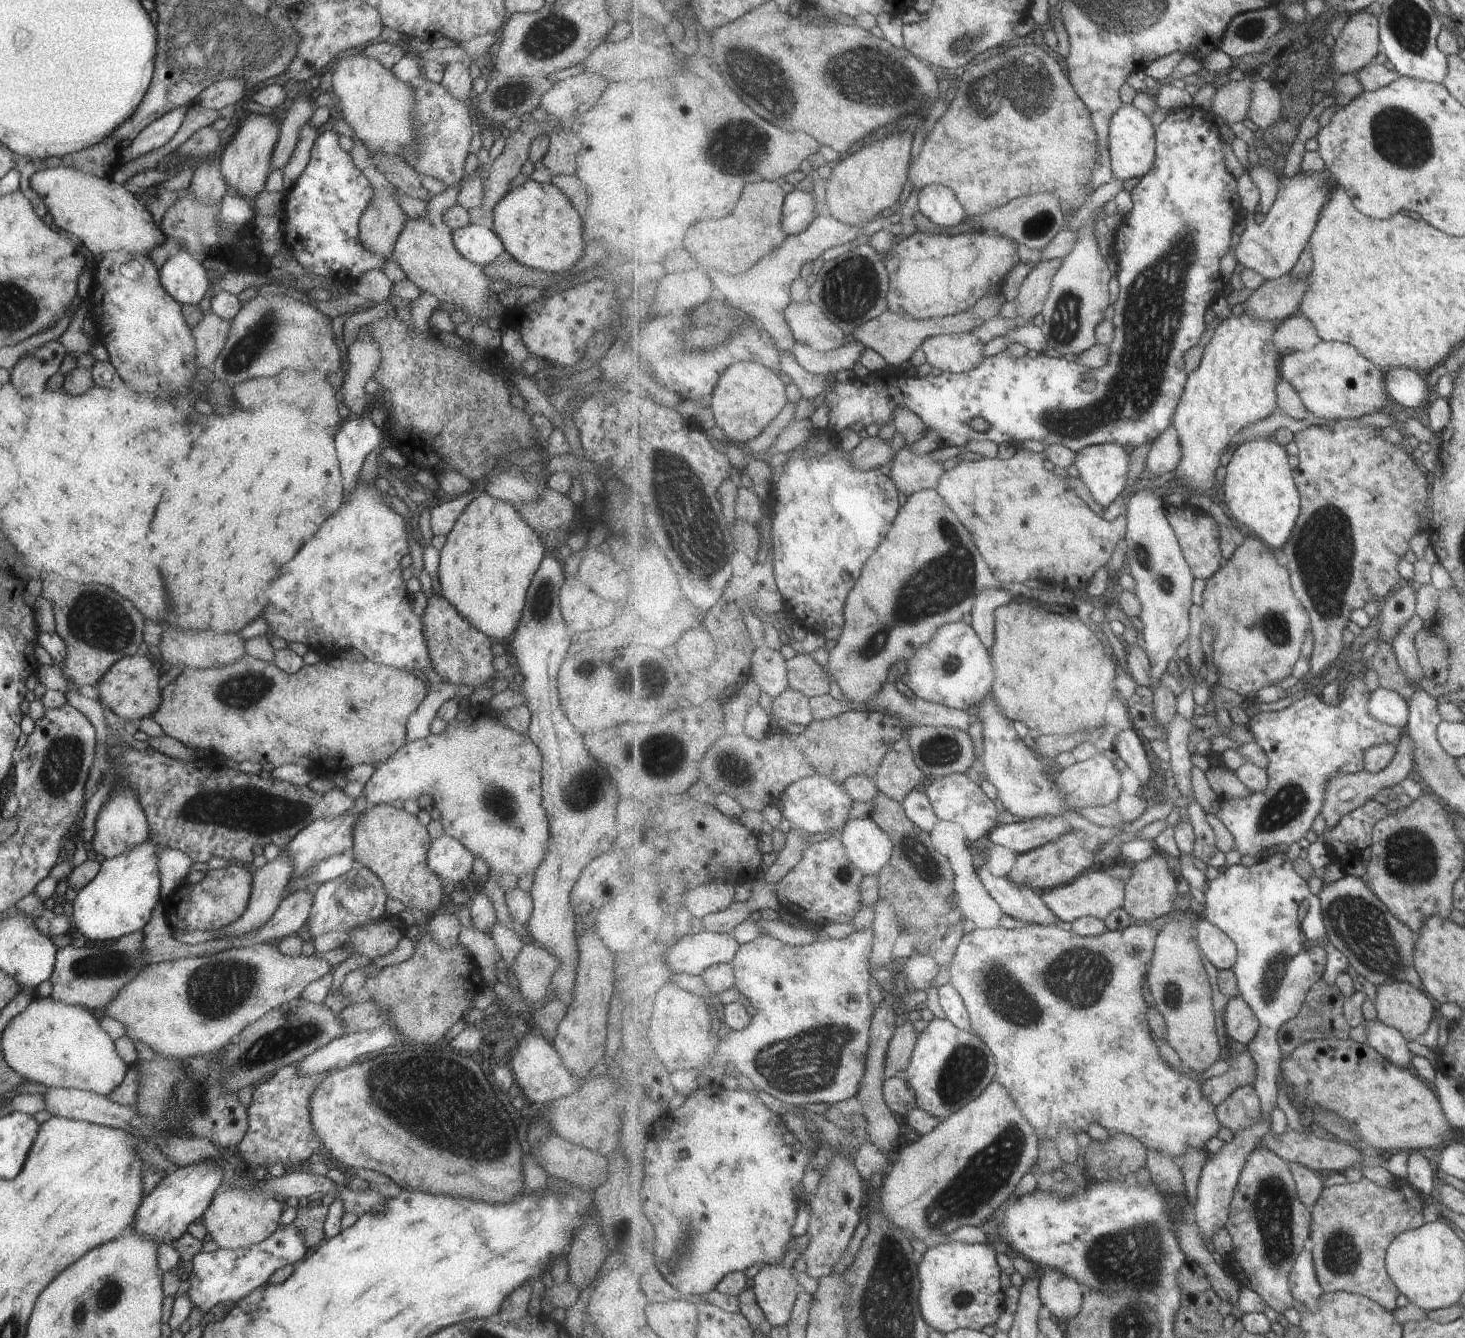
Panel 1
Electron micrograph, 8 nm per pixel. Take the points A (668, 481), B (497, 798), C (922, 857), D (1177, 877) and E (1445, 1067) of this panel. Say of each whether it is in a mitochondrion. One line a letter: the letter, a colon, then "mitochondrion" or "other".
A: mitochondrion
B: mitochondrion
C: mitochondrion
D: other
E: other

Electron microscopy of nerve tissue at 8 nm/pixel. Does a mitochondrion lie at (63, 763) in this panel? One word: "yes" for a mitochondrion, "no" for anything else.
yes

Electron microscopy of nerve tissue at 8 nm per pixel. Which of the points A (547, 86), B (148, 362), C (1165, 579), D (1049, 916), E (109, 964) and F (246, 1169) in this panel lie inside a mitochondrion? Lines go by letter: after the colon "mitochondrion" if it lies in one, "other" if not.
A: other
B: other
C: mitochondrion
D: other
E: mitochondrion
F: other

